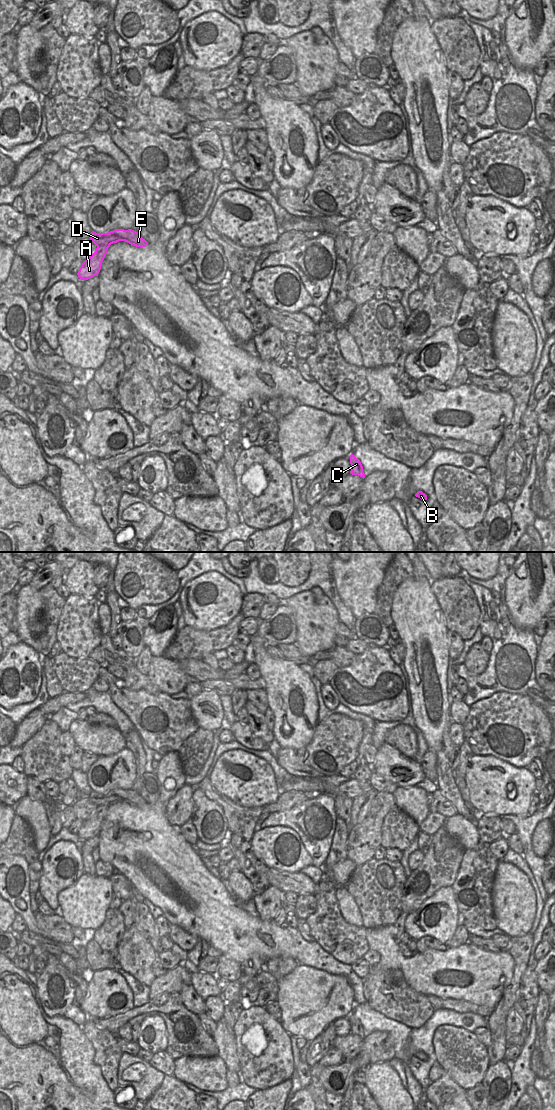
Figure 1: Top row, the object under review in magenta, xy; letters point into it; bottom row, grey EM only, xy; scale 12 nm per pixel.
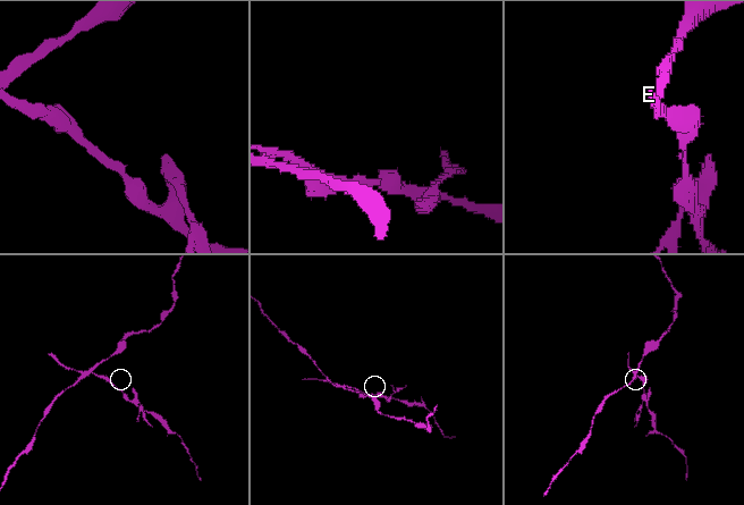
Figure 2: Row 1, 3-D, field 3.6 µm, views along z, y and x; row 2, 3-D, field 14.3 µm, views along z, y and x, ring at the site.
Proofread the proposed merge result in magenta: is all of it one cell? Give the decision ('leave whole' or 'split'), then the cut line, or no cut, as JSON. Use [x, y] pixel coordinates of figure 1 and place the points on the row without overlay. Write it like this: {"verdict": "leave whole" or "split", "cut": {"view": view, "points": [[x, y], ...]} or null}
{"verdict": "split", "cut": {"view": "xy", "points": [[110, 803], [97, 807]]}}

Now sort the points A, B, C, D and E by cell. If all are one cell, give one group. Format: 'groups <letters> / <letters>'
groups A / B C D E

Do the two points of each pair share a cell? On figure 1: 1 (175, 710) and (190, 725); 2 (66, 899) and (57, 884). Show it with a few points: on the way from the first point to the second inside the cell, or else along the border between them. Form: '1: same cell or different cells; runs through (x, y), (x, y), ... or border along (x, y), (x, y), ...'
1: same cell; runs through (179, 714), (186, 721)
2: different cells; border along (80, 876), (58, 894), (57, 903), (61, 914)

